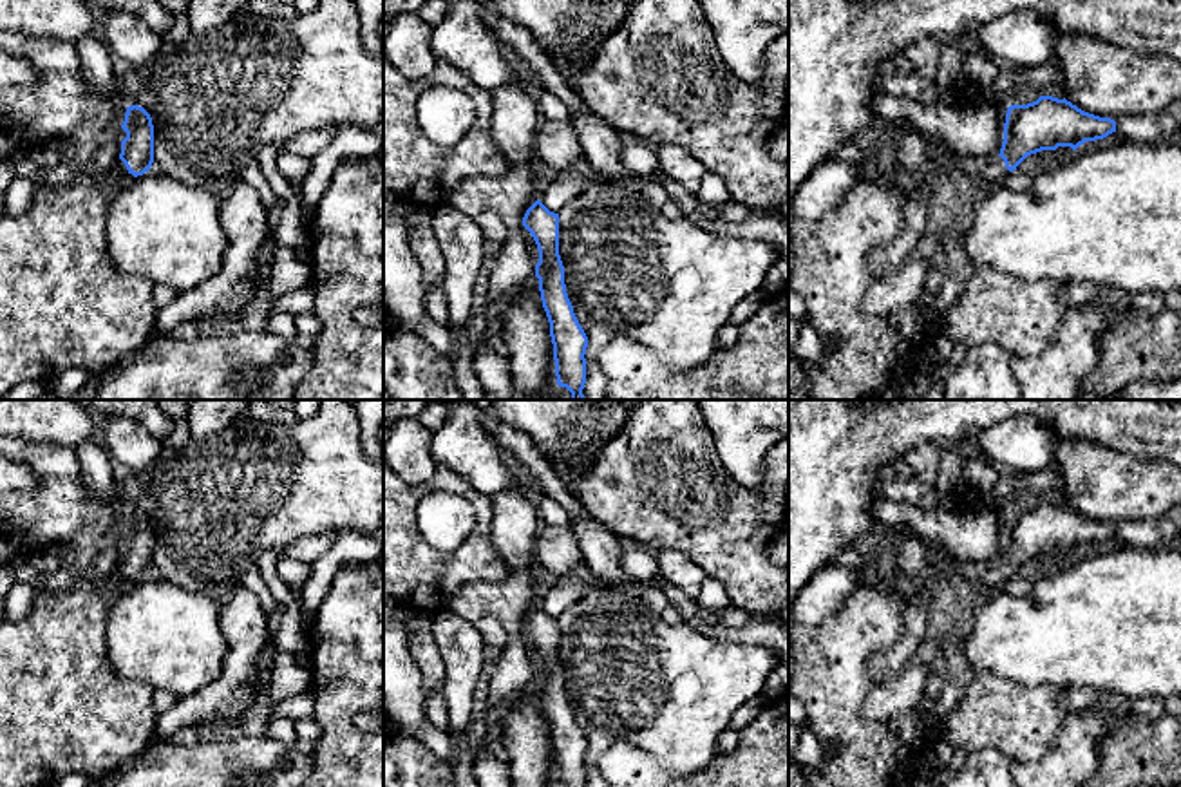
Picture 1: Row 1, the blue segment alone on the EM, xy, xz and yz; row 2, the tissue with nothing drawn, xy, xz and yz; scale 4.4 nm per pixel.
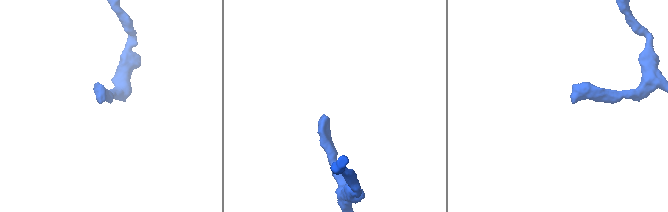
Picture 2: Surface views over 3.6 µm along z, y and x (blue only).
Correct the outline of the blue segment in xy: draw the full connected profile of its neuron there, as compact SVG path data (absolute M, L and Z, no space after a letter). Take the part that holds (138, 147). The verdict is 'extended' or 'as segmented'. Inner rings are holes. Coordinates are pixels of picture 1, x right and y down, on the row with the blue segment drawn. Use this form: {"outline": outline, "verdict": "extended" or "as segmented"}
{"outline": "M137 105L127 107L121 128L127 137L121 141L119 161L99 181L112 190L127 174L143 175L154 163L154 125L150 114Z", "verdict": "extended"}

